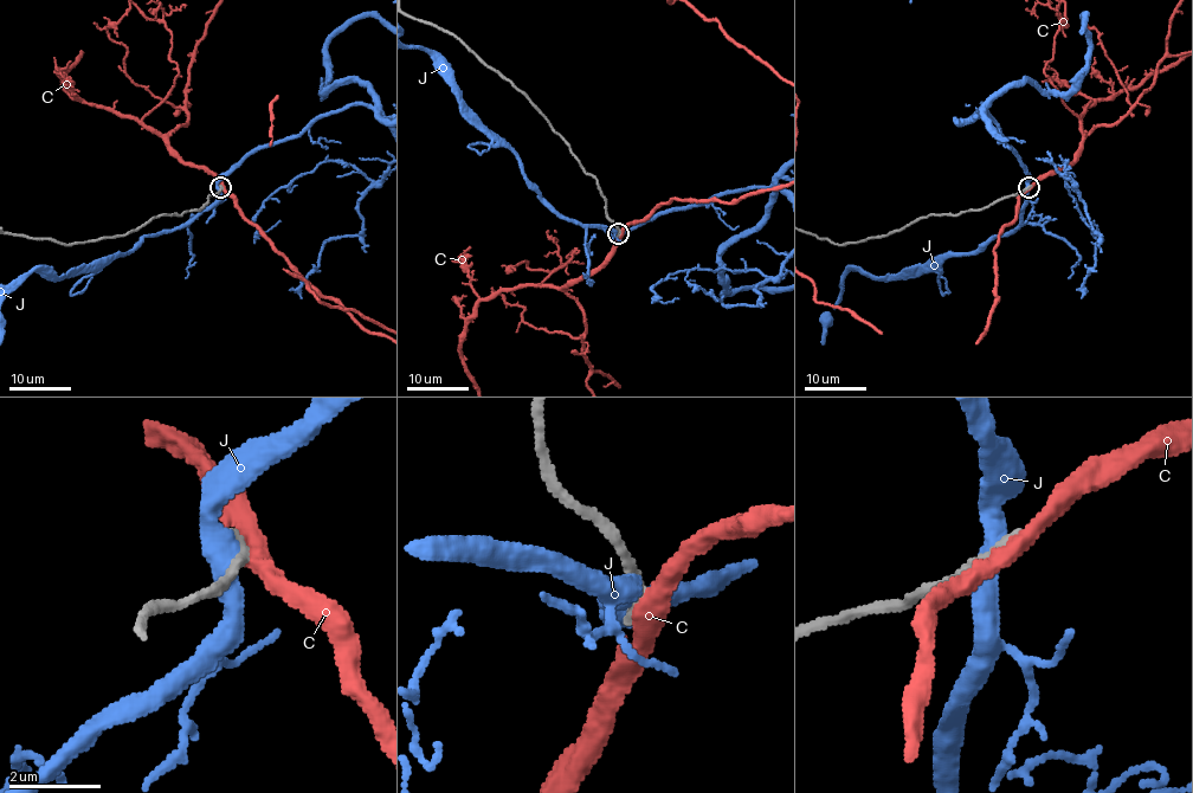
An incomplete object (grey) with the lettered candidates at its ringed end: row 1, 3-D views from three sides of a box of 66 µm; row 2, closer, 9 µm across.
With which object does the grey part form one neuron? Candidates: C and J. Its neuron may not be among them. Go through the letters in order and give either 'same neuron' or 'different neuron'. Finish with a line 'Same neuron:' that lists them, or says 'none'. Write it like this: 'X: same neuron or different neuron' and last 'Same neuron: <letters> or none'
C: same neuron
J: different neuron
Same neuron: C

